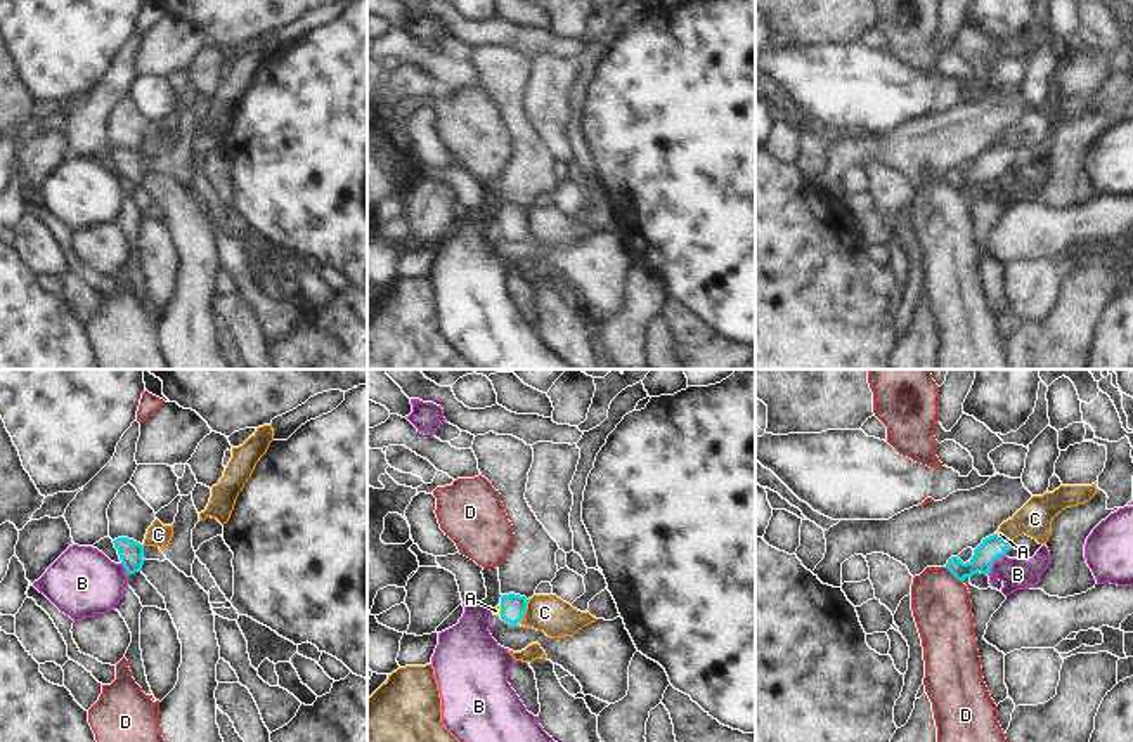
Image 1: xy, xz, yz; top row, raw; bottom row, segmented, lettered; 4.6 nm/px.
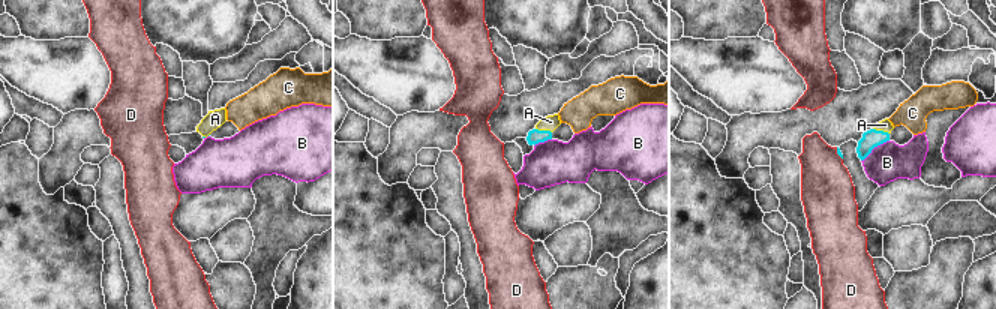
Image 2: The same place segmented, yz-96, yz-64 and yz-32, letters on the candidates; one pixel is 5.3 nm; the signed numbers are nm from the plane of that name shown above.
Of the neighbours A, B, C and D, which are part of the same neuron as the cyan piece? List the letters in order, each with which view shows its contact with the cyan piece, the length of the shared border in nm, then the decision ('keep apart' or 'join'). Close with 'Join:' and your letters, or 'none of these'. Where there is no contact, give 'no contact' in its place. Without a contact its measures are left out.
A: contact in xz; length 50 nm; join
B: contact in yz; length 130 nm; keep apart
C: contact in xz; length 120 nm; keep apart
D: contact in yz; length 120 nm; keep apart
Join: A

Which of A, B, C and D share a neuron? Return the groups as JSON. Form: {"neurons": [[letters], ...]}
{"neurons": [["A"], ["B"], ["C"], ["D"]]}

